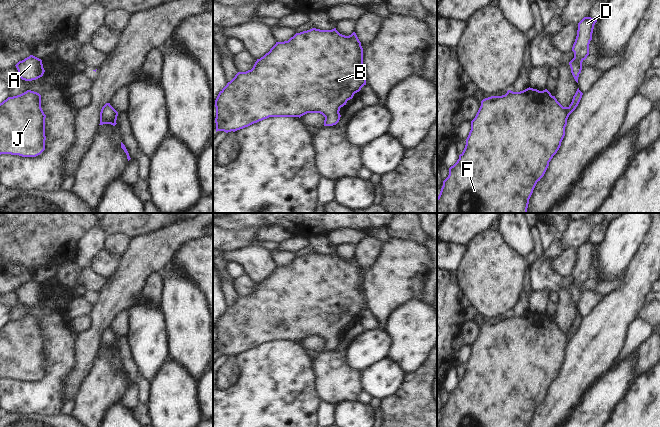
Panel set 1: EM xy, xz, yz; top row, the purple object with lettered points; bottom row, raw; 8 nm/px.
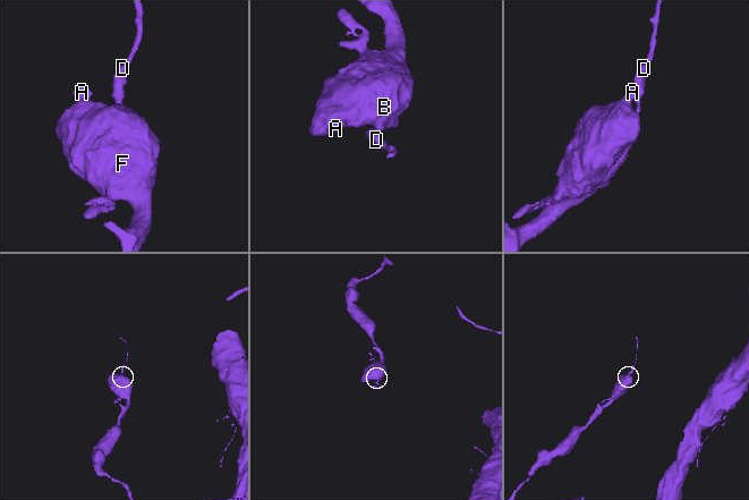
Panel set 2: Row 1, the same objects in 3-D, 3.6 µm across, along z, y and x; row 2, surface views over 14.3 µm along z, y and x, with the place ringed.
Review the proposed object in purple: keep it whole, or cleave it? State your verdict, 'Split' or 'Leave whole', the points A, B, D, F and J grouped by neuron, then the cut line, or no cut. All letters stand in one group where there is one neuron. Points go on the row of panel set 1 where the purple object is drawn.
Leave whole. Groups: A B D F J. No split

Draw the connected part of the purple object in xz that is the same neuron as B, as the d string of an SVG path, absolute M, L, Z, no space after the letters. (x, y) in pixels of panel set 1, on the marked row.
M312 28L296 33L288 41L276 44L253 68L238 72L219 92L216 100L216 132L235 132L269 117L301 117L307 113L320 113L325 117L324 126L336 125L340 120L340 108L366 85L363 64L363 48L355 32L349 36L340 34L336 28L320 30Z

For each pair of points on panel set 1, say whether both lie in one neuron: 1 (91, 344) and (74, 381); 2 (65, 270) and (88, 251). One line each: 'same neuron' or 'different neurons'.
1: same neuron
2: different neurons

